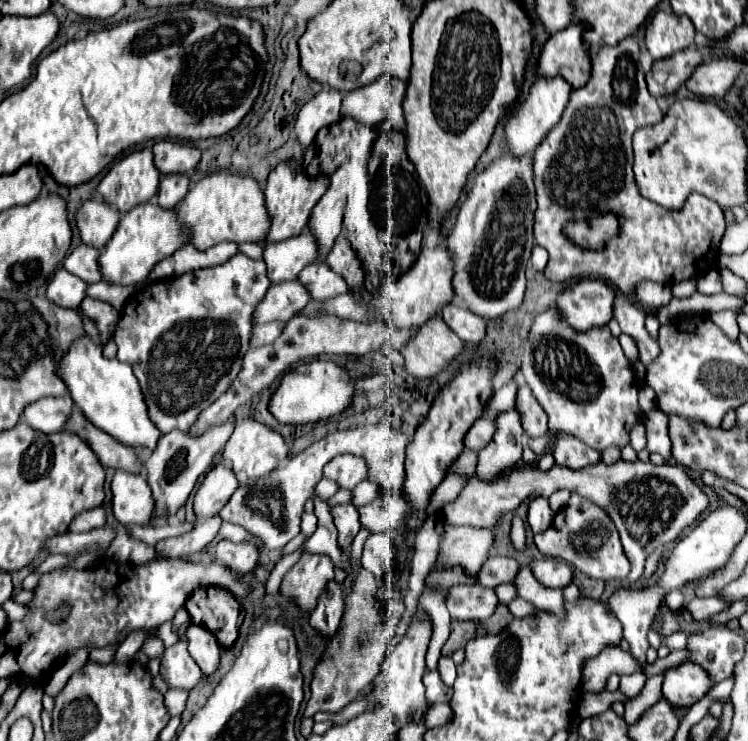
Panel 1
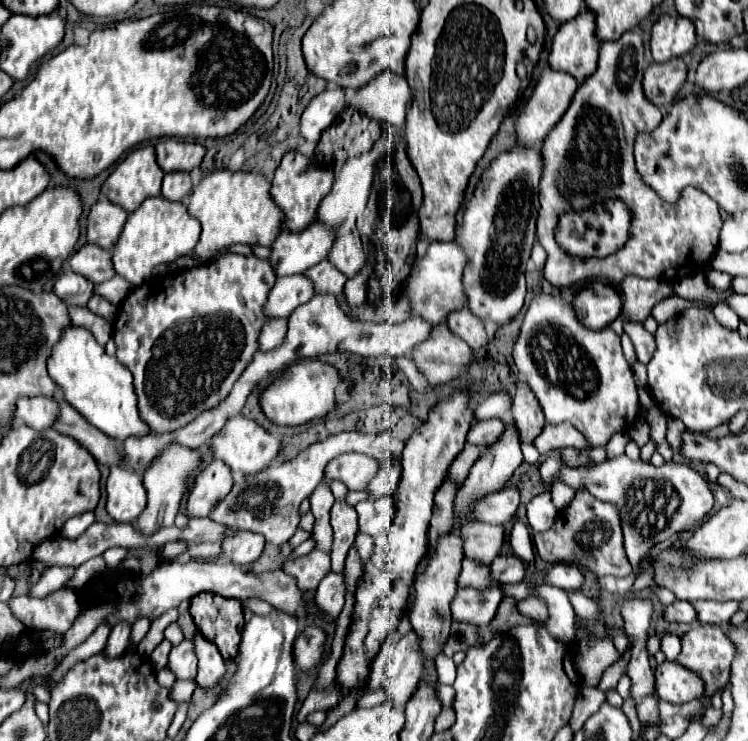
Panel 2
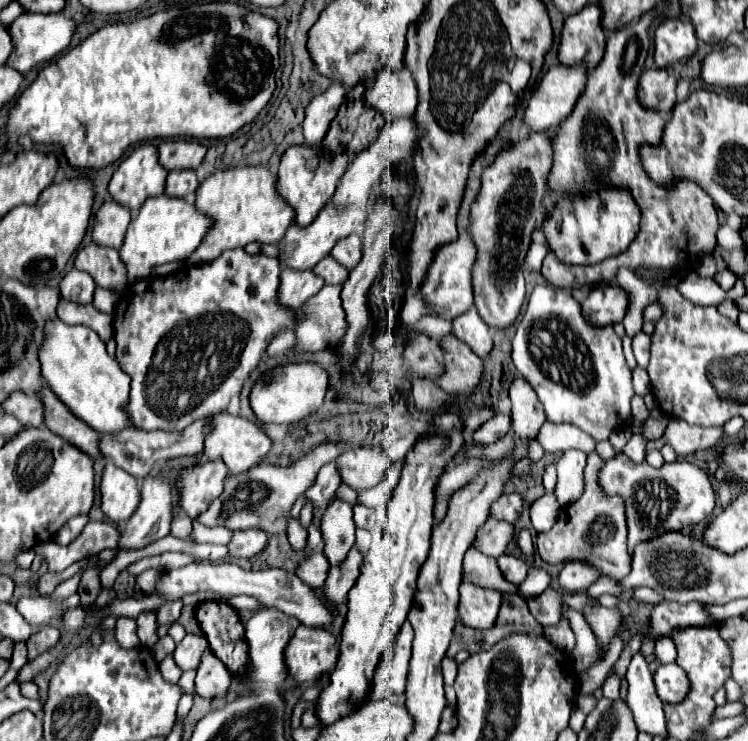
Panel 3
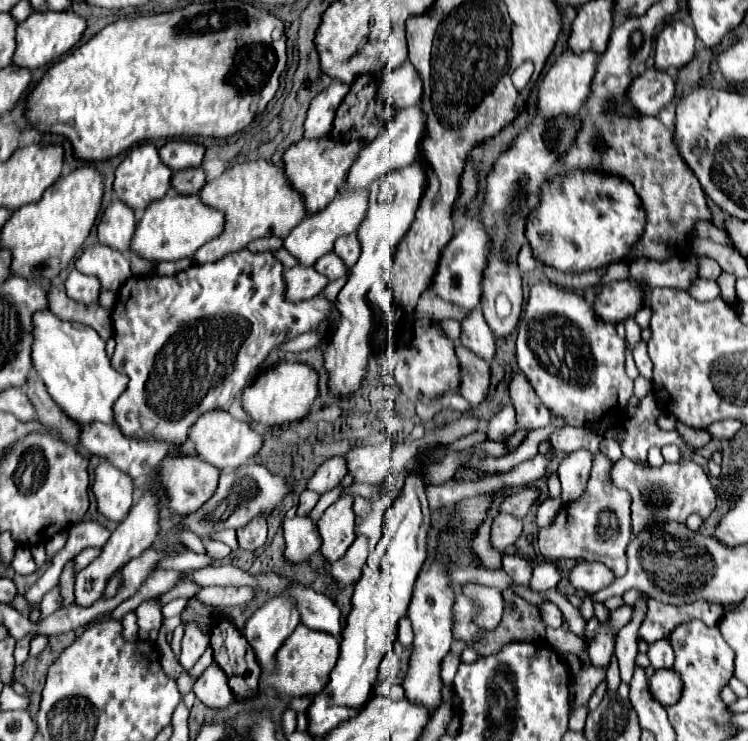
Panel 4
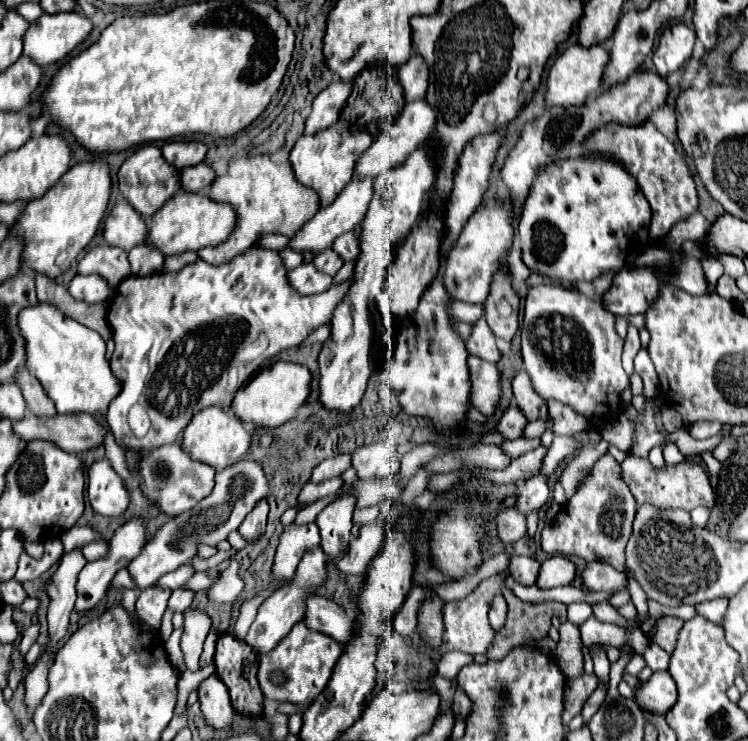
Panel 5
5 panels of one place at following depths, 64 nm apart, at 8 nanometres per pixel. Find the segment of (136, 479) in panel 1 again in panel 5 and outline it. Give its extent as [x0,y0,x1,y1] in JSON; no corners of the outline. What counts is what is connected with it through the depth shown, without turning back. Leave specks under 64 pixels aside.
[88,458,130,518]

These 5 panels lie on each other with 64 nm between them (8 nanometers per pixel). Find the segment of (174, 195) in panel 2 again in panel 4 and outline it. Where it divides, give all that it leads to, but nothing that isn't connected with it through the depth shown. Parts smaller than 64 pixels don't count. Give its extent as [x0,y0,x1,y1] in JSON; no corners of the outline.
[172,168,206,194]

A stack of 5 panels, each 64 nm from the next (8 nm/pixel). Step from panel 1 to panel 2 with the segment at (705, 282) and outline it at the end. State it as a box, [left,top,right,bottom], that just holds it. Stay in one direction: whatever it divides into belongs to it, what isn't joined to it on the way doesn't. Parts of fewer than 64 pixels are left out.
[706,270,732,290]

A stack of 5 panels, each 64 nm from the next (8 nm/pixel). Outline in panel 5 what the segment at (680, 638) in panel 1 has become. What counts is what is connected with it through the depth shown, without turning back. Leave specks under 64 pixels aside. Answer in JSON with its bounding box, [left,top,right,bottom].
[644,644,670,670]

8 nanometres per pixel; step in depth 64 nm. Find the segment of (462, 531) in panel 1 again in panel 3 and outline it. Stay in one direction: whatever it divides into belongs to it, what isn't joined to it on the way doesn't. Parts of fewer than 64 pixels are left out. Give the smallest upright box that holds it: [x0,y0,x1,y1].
[474,518,514,558]

